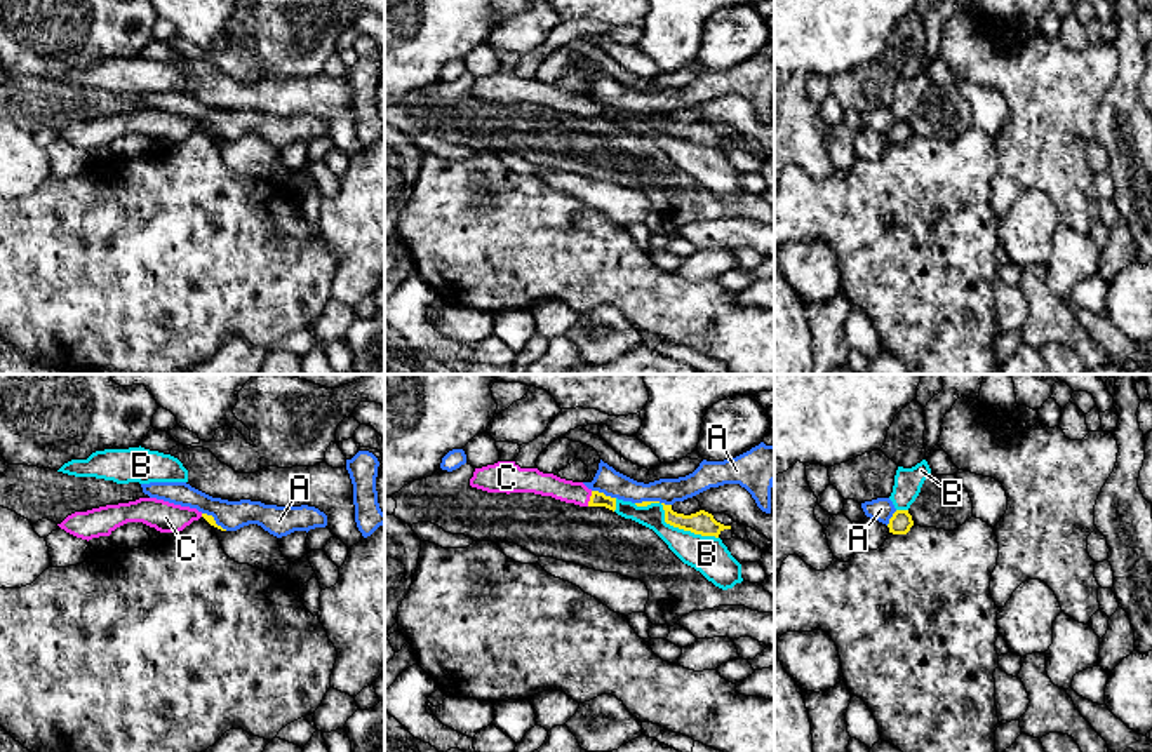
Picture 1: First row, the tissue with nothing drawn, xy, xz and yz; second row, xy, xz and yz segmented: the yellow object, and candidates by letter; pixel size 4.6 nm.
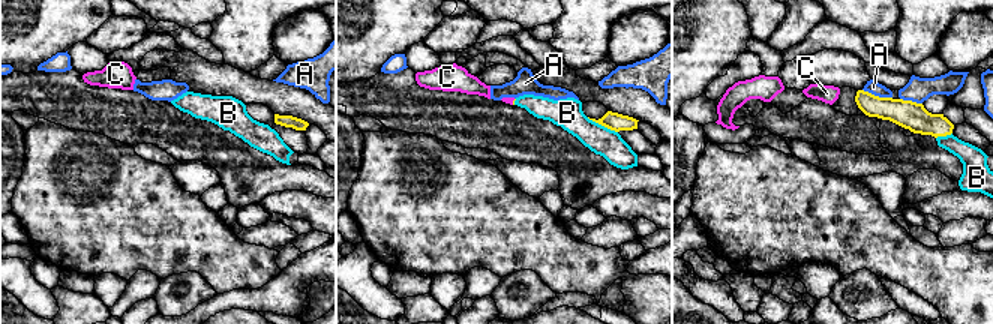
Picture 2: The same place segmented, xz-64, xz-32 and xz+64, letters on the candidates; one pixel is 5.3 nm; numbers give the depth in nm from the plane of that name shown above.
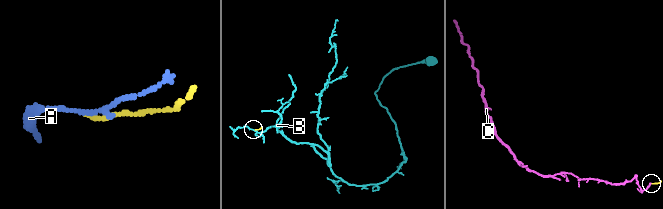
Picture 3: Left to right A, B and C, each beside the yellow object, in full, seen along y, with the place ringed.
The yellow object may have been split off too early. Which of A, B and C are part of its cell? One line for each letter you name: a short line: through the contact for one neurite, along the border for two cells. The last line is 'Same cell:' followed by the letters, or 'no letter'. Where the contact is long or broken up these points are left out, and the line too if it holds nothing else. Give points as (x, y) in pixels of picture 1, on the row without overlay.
C: xz (597, 108), (590, 108), (547, 94)
Same cell: C

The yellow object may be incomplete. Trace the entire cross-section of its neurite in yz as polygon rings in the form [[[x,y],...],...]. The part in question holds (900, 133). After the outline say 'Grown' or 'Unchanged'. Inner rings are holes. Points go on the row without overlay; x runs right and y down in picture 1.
[[[896,120],[887,134],[889,143],[893,144],[907,144],[912,136],[914,136],[914,131],[908,120]]]. Unchanged

